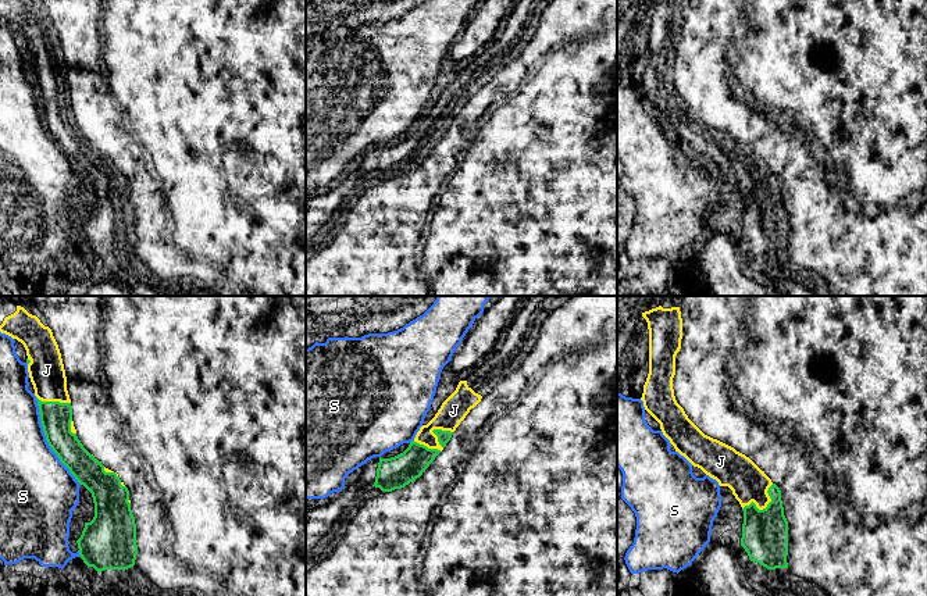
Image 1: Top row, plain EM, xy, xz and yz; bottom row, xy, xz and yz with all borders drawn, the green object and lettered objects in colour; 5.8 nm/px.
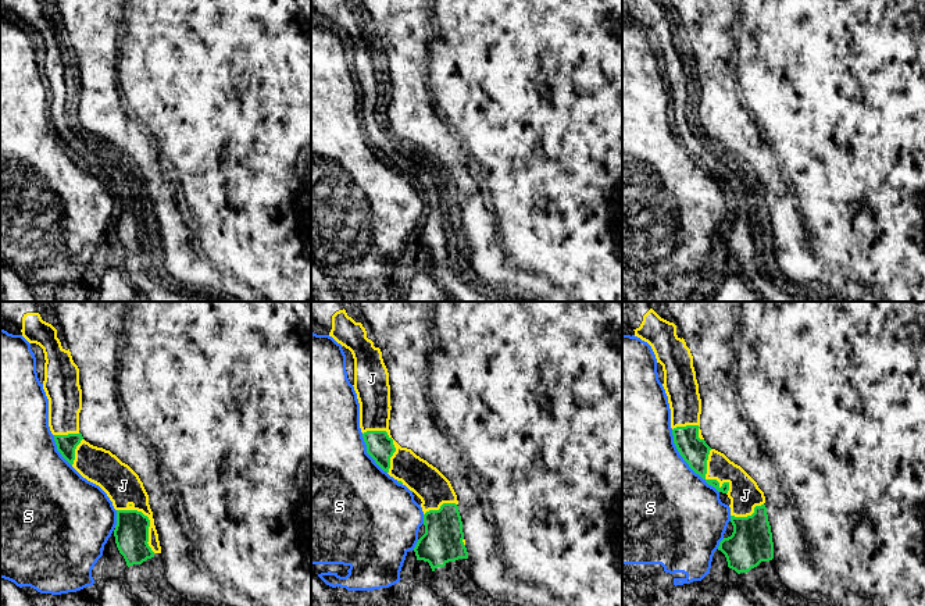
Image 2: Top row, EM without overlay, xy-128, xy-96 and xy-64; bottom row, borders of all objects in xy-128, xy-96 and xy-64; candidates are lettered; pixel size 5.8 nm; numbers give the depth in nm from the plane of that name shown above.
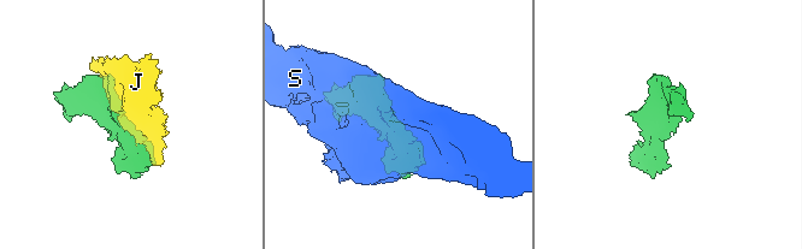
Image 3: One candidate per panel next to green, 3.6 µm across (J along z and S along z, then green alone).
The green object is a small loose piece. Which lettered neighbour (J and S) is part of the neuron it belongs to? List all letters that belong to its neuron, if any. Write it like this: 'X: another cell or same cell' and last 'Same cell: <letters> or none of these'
J: same cell
S: another cell
Same cell: J

